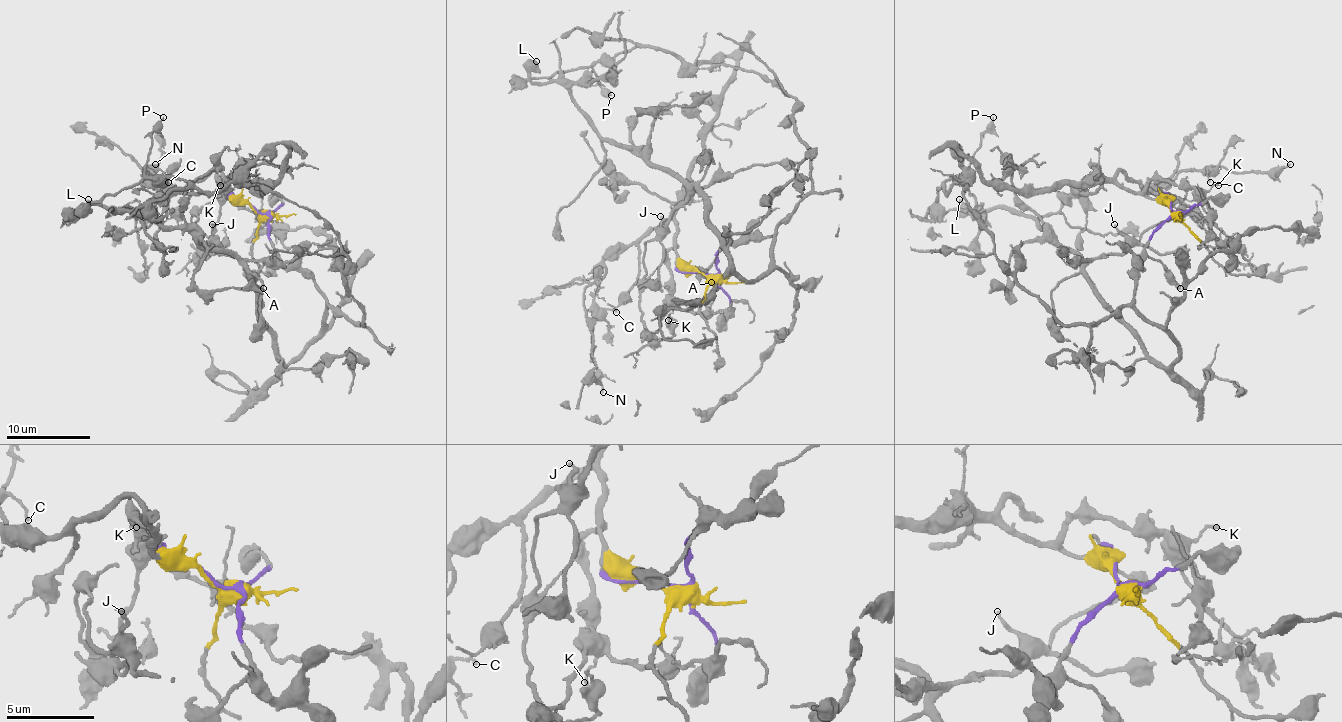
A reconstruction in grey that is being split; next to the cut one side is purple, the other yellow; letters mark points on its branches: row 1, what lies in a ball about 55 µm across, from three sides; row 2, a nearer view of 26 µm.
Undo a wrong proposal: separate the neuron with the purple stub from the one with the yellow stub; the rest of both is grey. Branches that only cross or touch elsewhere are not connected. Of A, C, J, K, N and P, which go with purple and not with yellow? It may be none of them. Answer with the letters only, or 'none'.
A, J

